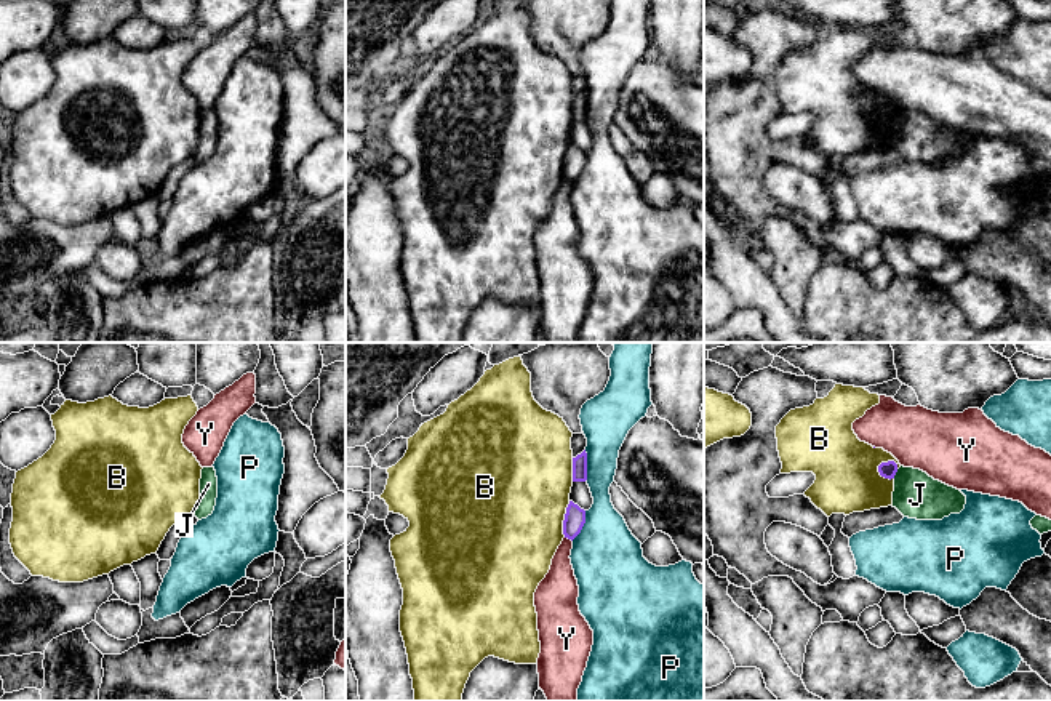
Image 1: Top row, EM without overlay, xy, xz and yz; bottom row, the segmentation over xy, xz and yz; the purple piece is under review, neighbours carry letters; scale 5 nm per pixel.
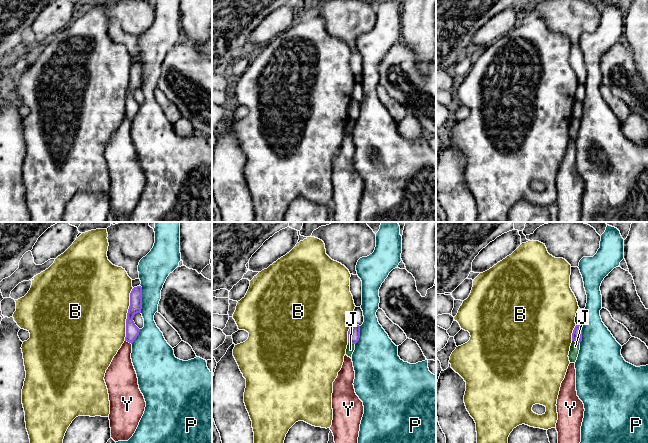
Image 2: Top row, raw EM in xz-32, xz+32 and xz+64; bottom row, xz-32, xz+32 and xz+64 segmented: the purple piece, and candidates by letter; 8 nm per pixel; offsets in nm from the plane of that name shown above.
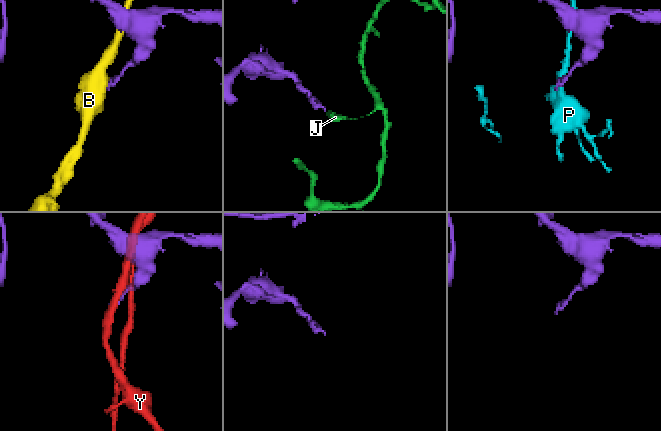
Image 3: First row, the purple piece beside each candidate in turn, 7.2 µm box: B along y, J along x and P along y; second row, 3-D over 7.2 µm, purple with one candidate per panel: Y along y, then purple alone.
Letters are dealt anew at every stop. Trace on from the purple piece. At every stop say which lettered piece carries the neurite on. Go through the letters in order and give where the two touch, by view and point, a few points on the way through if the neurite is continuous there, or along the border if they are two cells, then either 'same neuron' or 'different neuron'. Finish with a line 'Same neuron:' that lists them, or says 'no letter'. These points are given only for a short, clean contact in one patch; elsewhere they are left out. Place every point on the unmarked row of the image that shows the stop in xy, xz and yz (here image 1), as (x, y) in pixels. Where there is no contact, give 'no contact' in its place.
B: meets purple in yz at (879, 109); different neuron
J: meets purple in yz at (895, 116); border along yz (898, 111), (893, 119); different neuron
P: meets purple in xz at (586, 108); different neuron
Y: meets purple in xz at (568, 180); different neuron
Same neuron: no letter

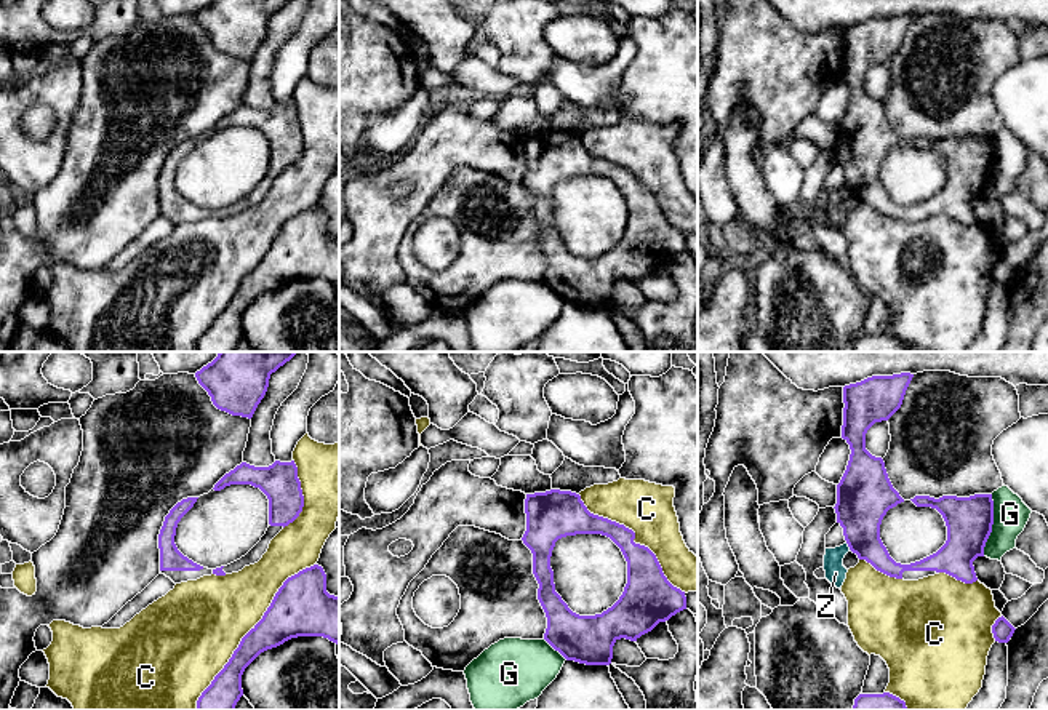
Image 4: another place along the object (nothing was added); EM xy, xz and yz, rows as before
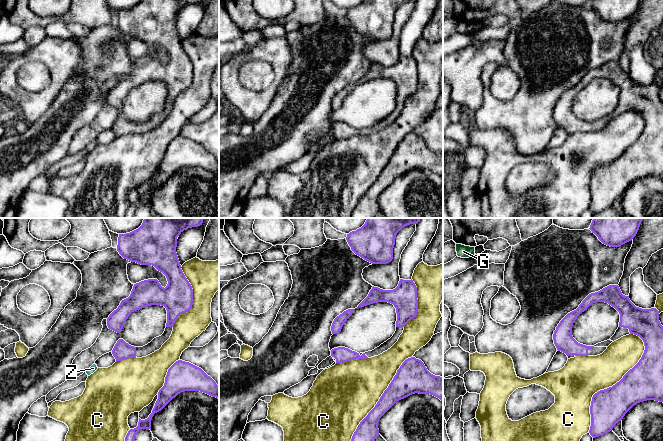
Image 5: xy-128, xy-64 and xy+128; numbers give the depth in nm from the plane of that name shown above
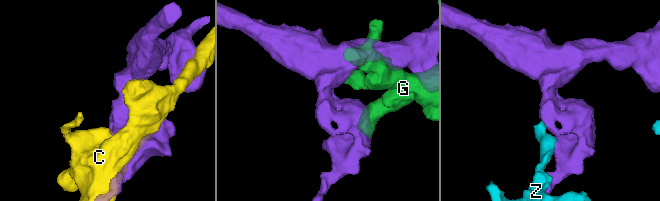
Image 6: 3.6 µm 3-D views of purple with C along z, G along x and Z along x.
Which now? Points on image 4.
C: meets purple in xy at (250, 272); different neuron
G: meets purple in yz at (992, 165); different neuron
Z: meets purple in yz at (848, 187); border along yz (845, 184), (850, 191); different neuron
Same neuron: no letter

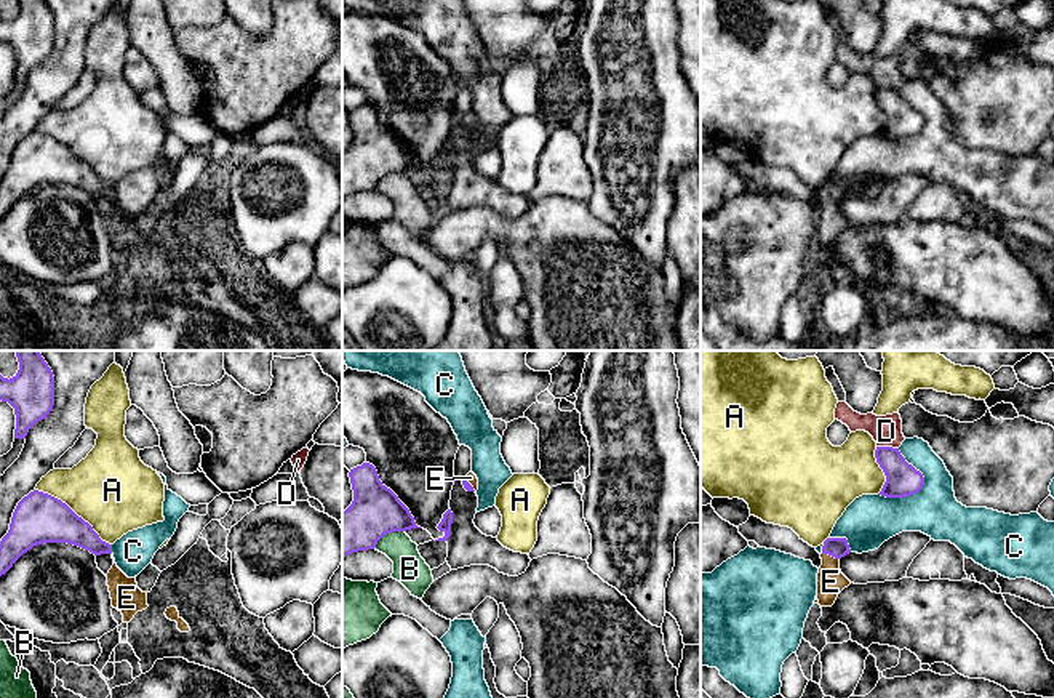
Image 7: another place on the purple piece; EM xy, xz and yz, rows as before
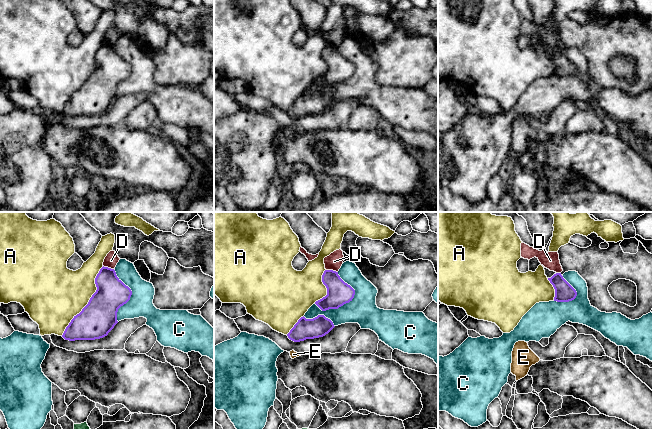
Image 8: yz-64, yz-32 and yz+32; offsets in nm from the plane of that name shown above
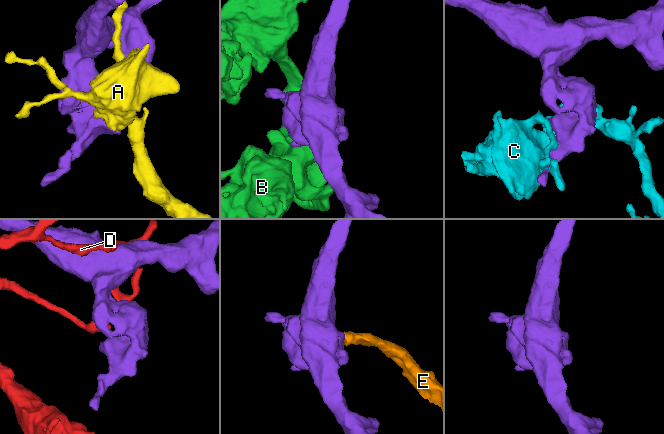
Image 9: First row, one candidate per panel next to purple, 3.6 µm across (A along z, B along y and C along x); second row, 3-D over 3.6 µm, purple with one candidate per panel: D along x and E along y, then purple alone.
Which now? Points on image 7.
A: meets purple in xy at (72, 152); different neuron
B: meets purple in xz at (387, 173); different neuron
C: meets purple in yz at (923, 125); different neuron
D: meets purple in yz at (888, 88); different neuron
E: meets purple in yz at (830, 196); runs through yz (837, 189), (830, 196), (830, 223); same neuron
Same neuron: E

